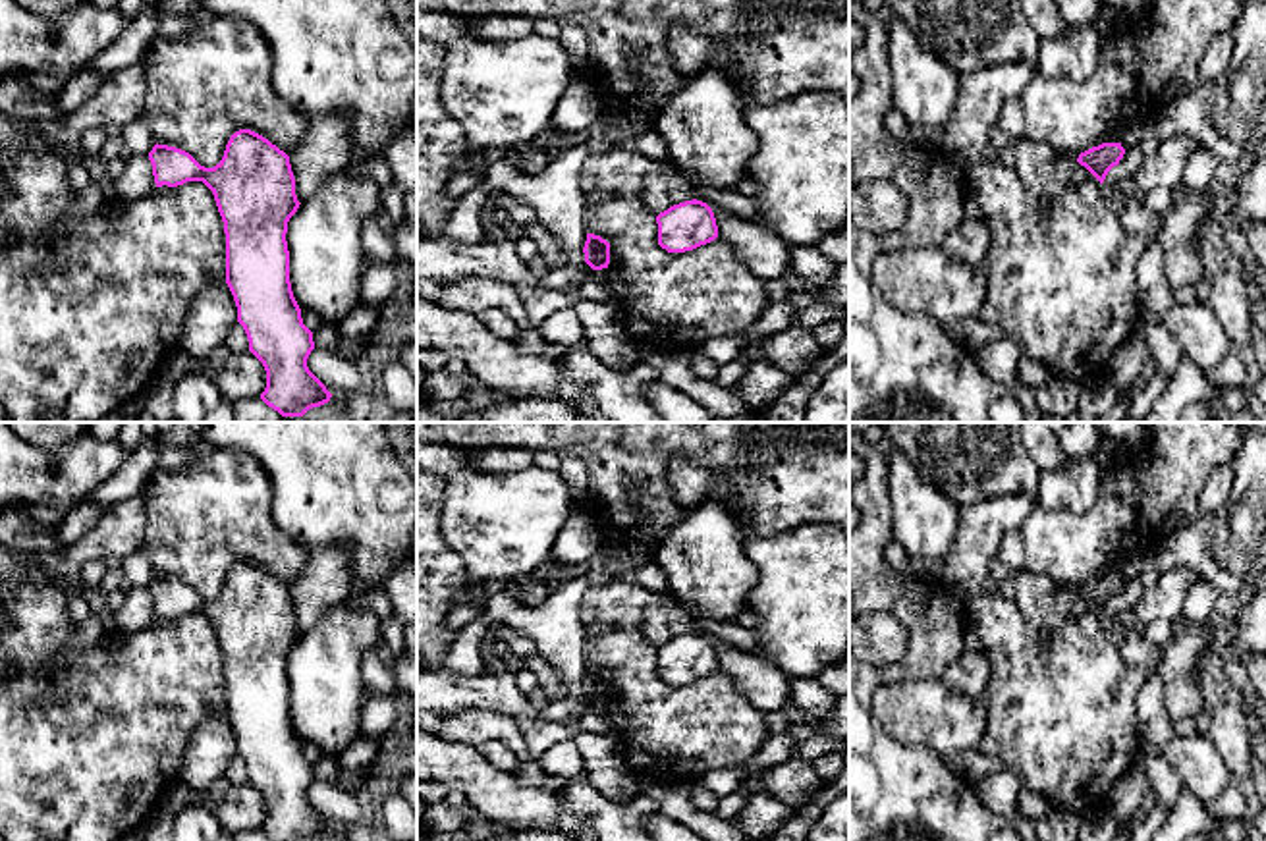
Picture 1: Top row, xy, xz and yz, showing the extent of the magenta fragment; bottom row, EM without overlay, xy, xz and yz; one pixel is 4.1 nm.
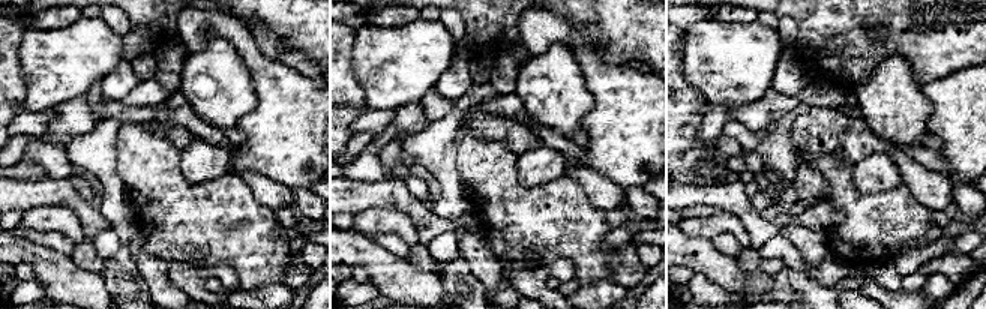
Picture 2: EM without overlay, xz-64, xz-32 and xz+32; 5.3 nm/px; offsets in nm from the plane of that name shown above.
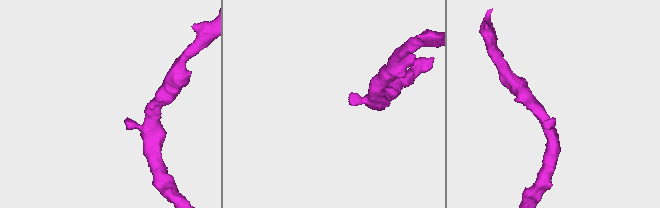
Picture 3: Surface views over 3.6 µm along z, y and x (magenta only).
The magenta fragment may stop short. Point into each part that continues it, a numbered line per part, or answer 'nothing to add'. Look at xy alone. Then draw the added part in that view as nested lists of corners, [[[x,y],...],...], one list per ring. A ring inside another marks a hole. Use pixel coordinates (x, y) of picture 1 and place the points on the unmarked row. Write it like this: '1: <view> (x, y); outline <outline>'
nothing to add

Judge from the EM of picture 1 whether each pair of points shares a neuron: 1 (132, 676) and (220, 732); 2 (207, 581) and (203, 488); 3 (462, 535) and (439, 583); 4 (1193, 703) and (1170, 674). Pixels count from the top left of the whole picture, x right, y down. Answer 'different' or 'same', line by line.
1: different
2: same
3: different
4: same

